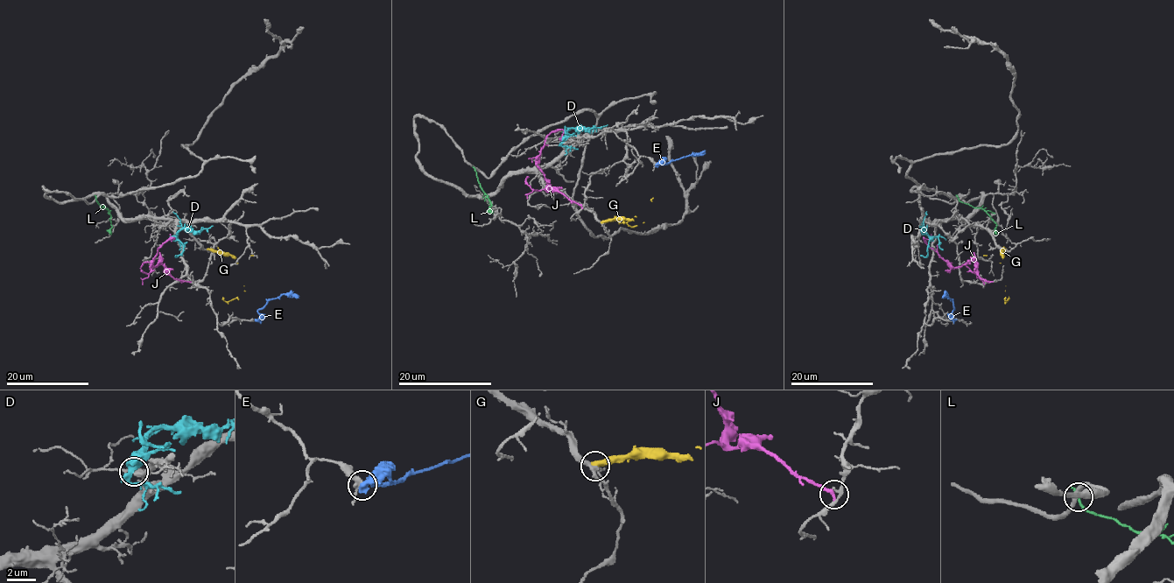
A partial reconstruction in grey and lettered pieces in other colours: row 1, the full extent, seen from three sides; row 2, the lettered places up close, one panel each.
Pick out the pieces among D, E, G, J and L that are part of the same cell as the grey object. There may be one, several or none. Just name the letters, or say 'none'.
G

